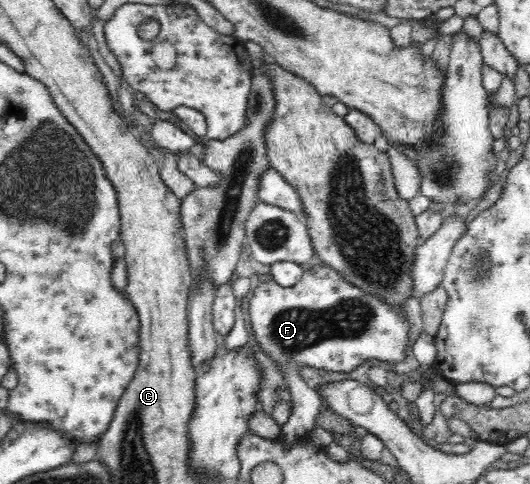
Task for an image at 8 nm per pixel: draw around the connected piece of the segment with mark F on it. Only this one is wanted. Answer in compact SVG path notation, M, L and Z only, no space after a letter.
M316 263L313 268L306 270L294 286L280 286L273 280L258 283L249 300L248 312L256 342L262 348L262 352L278 364L288 384L287 390L291 394L292 414L281 426L281 433L277 440L286 448L297 444L306 432L311 432L316 427L319 414L320 399L302 380L300 376L302 366L311 366L343 376L370 359L398 364L406 358L407 345L410 343L408 342L408 323L400 317L400 310L390 309L390 305L364 293L364 290L348 283L336 270L321 263Z

